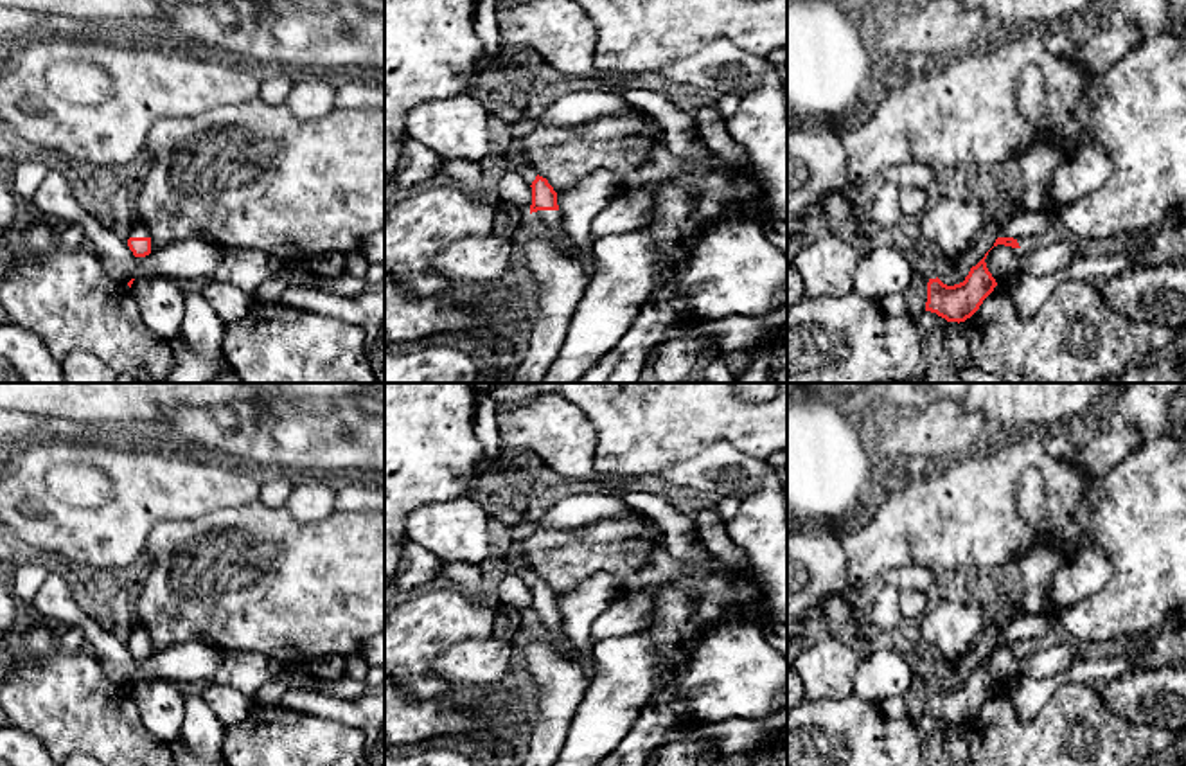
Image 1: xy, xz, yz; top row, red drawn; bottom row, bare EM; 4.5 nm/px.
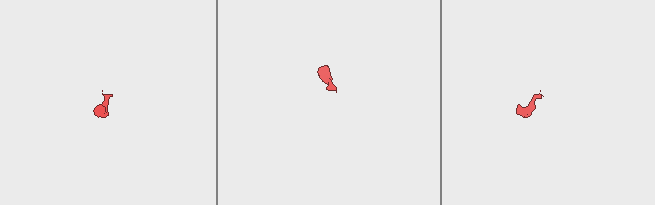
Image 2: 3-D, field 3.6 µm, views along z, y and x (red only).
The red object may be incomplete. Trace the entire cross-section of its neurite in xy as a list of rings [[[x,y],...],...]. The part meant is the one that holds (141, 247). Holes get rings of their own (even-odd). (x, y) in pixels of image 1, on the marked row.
[[[135,219],[133,223],[131,237],[128,239],[128,246],[135,257],[146,257],[151,254],[149,228],[138,219]]]

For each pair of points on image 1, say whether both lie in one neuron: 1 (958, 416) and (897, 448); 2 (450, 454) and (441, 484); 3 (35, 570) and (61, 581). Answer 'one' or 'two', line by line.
1: one
2: one
3: two

